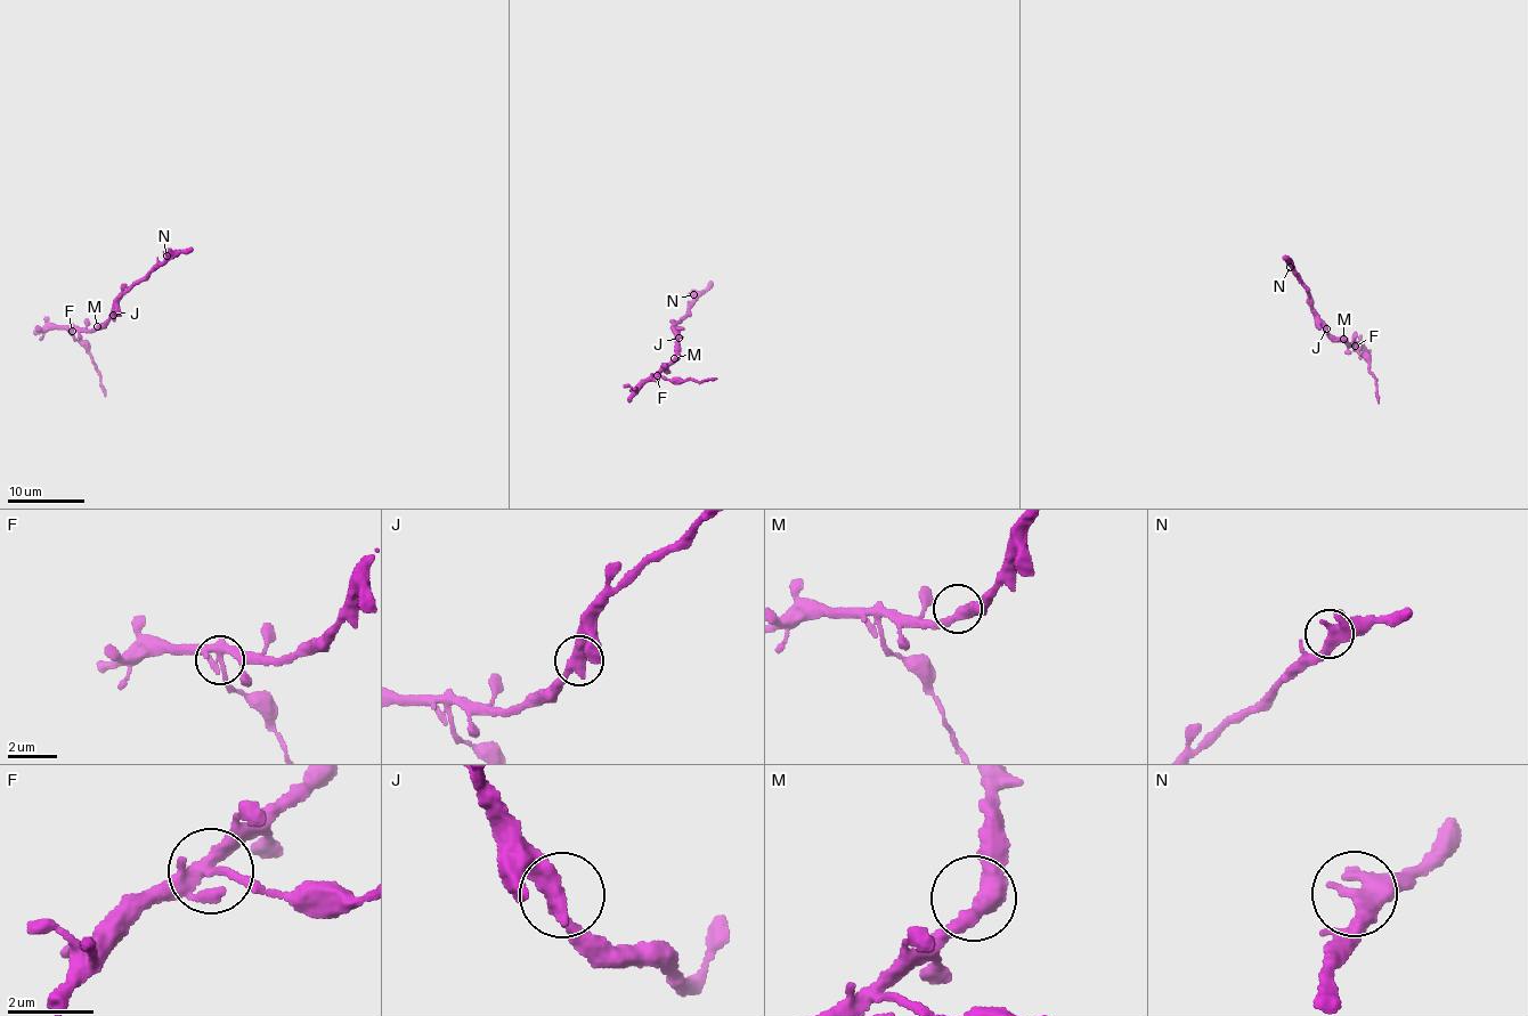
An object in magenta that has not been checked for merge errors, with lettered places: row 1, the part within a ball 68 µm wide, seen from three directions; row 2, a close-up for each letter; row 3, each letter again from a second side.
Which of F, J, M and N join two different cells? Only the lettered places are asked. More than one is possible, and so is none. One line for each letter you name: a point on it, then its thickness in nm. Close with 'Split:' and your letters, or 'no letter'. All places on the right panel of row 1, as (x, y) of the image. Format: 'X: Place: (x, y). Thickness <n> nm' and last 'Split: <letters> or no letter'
F: Place: (1355, 346). Thickness 280 nm
Split: F

